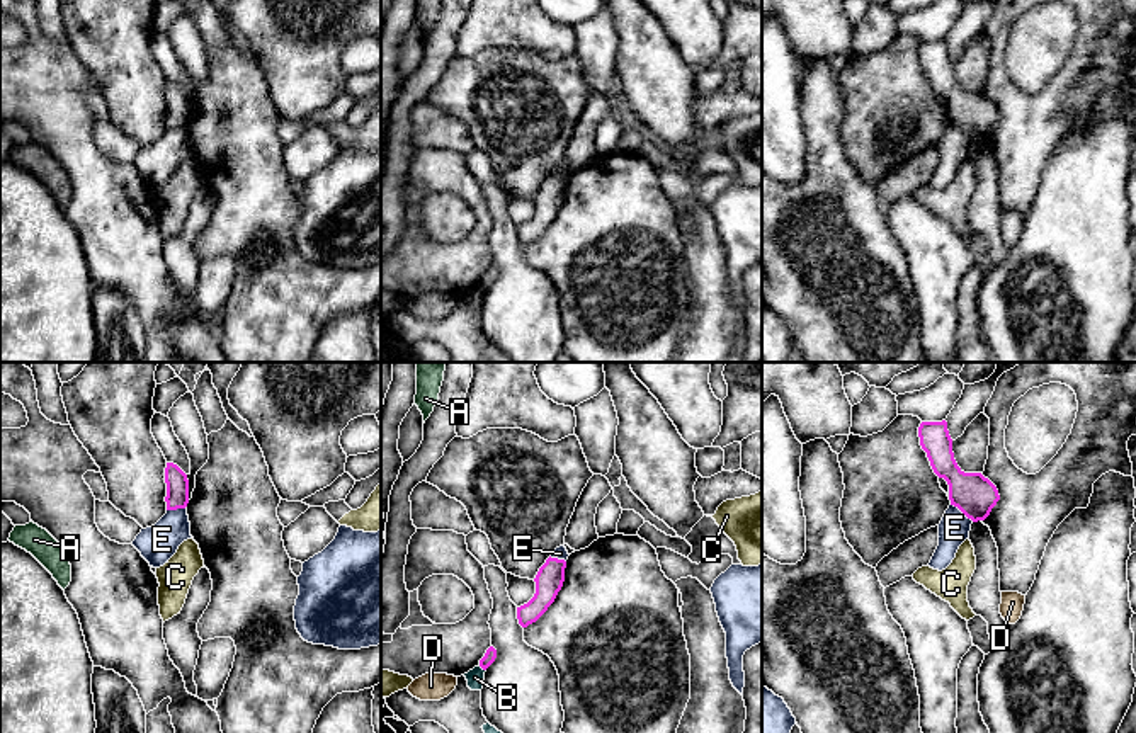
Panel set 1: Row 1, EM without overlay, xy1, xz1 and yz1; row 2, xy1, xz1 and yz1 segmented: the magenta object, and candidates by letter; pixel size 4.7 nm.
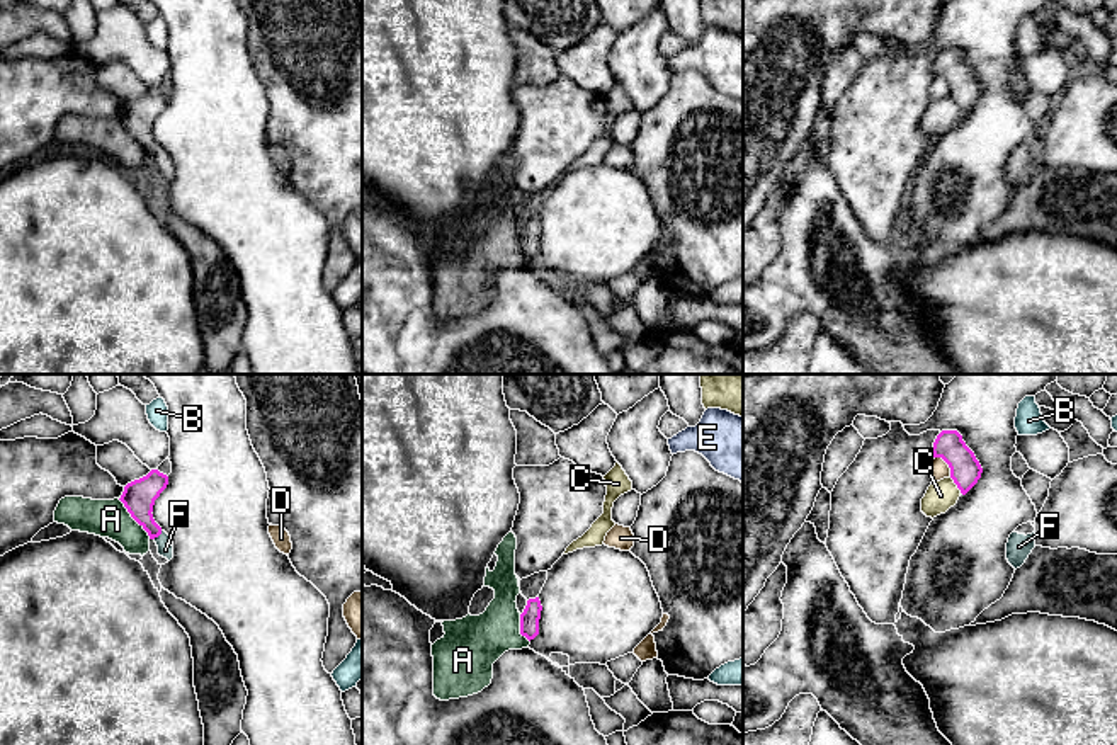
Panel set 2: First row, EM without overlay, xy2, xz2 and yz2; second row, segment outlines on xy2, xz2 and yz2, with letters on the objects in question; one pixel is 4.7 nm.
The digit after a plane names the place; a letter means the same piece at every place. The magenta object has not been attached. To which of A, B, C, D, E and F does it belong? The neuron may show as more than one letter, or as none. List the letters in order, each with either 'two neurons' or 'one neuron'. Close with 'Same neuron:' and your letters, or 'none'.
A: two neurons
B: two neurons
C: two neurons
D: two neurons
E: two neurons
F: one neuron
Same neuron: F

